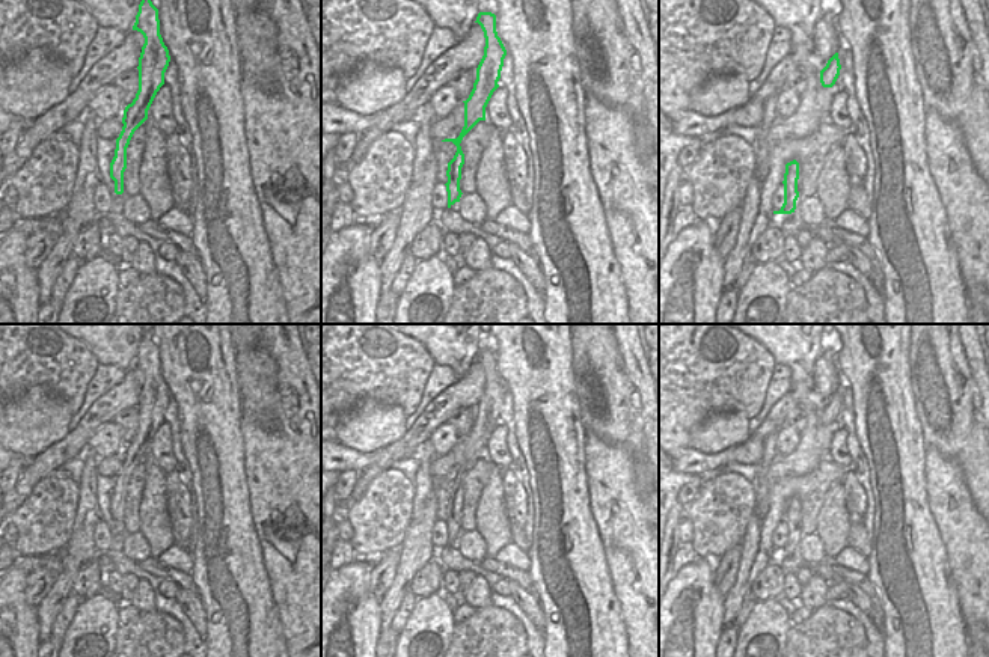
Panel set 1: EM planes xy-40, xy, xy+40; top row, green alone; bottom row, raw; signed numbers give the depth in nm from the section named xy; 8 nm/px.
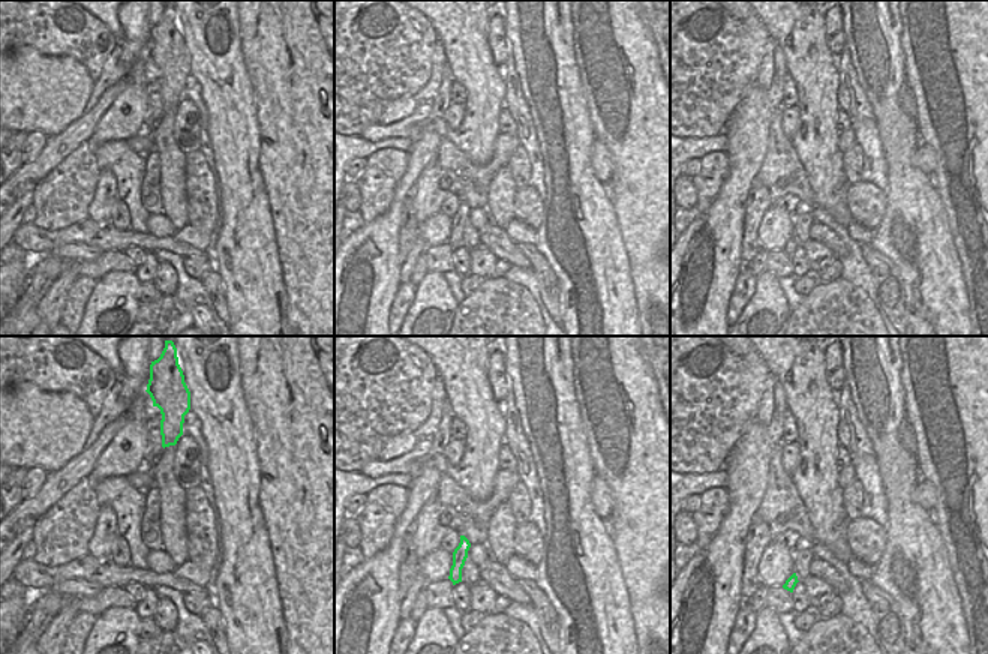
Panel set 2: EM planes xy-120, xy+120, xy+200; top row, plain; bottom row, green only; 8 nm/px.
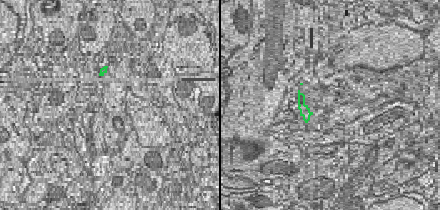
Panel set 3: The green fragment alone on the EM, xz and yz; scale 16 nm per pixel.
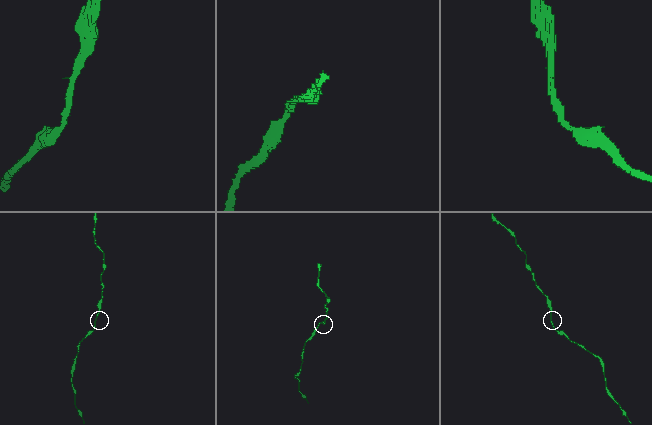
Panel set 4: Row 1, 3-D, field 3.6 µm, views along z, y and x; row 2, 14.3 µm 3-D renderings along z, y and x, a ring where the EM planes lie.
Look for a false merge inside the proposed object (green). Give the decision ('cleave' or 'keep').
keep

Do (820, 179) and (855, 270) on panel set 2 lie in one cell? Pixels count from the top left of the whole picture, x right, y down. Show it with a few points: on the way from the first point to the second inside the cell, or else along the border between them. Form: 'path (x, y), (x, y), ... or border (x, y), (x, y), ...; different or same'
border (814, 206), (826, 210), (838, 224), (846, 227); different

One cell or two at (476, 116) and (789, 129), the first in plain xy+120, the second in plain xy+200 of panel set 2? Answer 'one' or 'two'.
two

